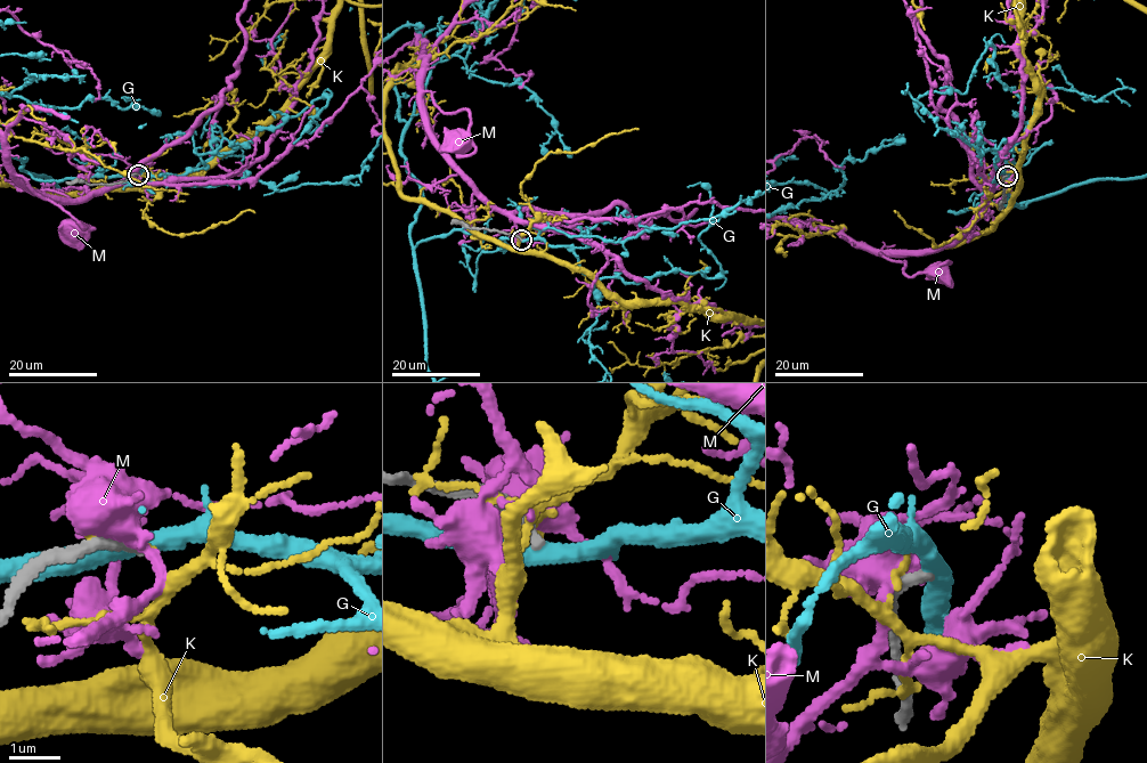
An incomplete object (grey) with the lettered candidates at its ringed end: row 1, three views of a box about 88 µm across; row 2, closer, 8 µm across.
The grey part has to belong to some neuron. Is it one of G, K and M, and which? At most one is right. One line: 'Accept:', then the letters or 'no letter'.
Accept: no letter

